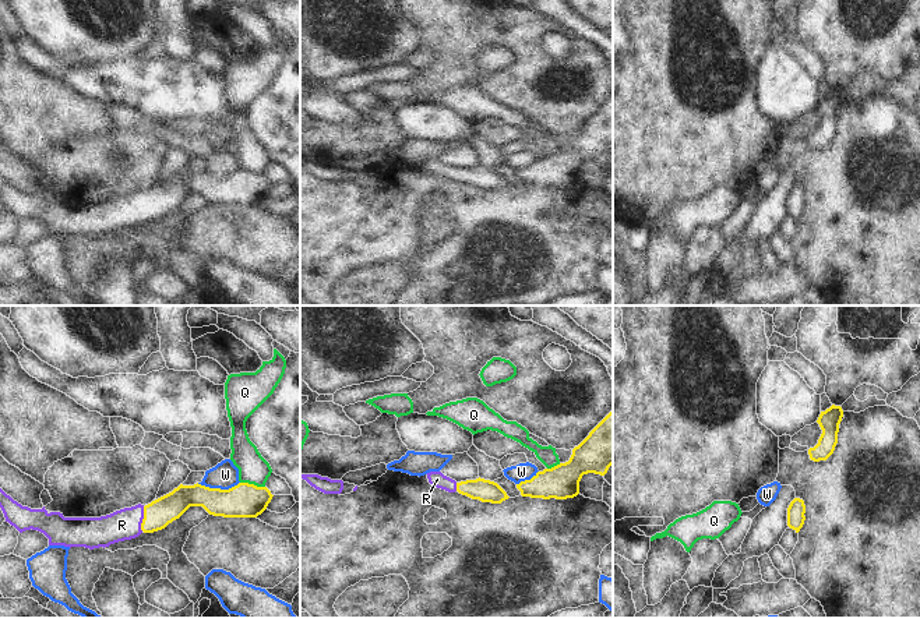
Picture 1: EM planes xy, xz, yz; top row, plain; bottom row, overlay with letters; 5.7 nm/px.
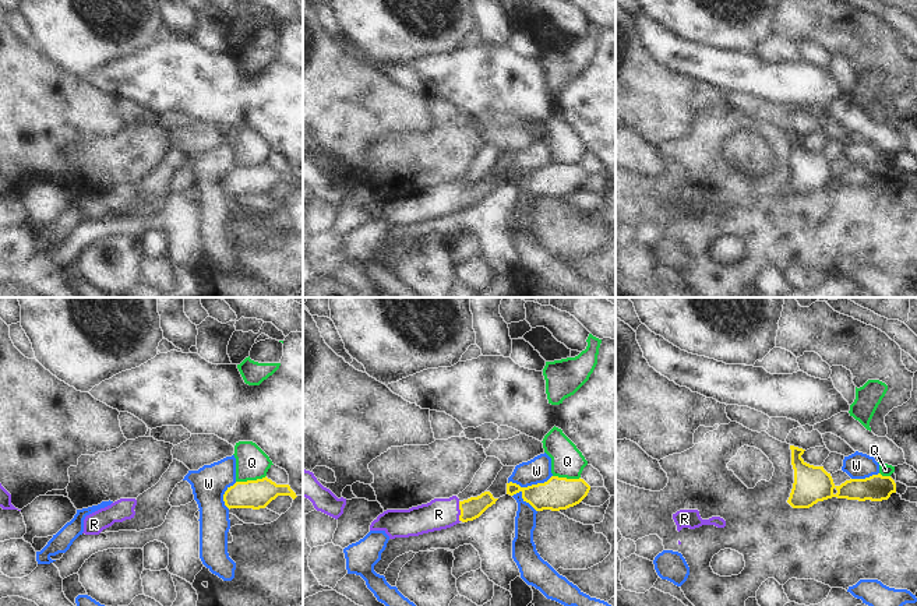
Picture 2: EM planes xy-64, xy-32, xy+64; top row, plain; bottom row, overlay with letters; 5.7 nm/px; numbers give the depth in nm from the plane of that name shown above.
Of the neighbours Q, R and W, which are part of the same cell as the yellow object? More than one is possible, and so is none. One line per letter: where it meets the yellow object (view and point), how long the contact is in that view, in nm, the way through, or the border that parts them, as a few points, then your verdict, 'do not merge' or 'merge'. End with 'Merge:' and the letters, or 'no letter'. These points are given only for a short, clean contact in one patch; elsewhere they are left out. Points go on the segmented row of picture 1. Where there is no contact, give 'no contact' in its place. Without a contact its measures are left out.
Q: xy (253, 484) | 150 nm | along xy (240, 481), (264, 487) | do not merge
R: xy (143, 519) | 140 nm | across xy (161, 512), (143, 519), (122, 525) | merge
W: xy (218, 488) | 240 nm | along xy (239, 481), (228, 488), (210, 488), (197, 483) | do not merge
Merge: R

